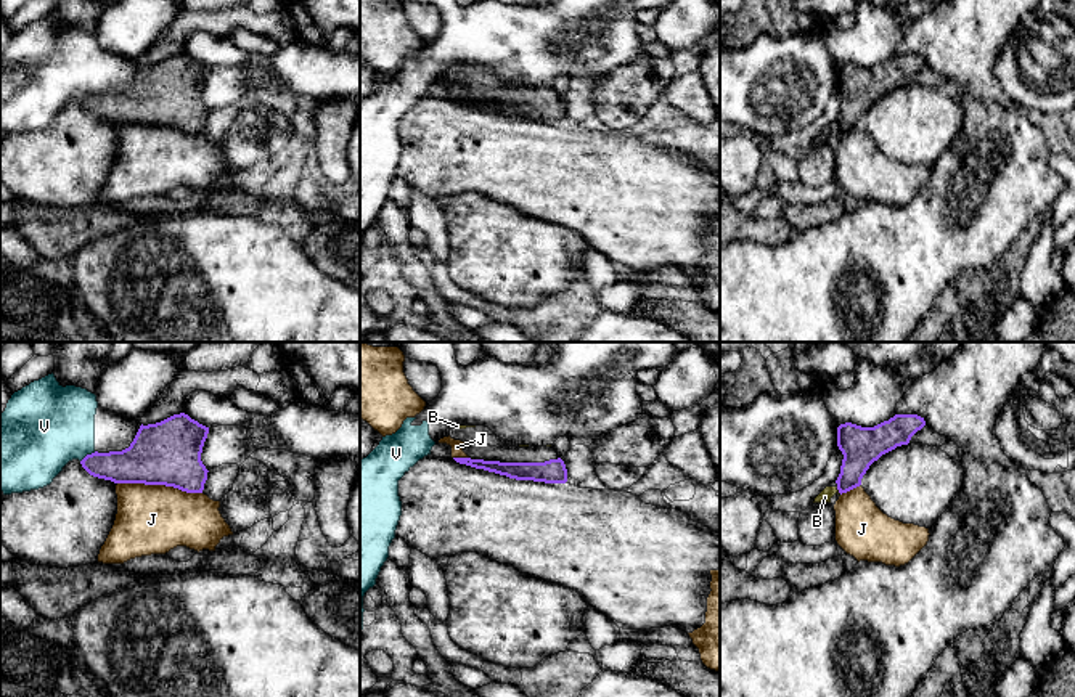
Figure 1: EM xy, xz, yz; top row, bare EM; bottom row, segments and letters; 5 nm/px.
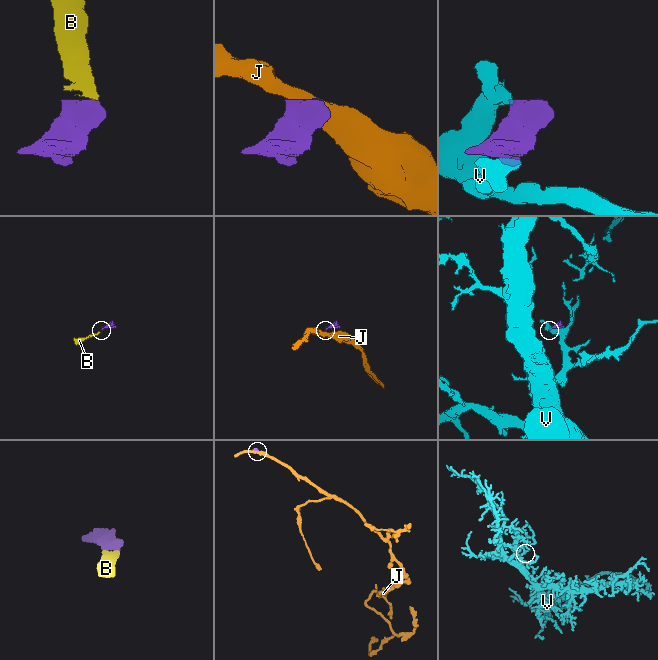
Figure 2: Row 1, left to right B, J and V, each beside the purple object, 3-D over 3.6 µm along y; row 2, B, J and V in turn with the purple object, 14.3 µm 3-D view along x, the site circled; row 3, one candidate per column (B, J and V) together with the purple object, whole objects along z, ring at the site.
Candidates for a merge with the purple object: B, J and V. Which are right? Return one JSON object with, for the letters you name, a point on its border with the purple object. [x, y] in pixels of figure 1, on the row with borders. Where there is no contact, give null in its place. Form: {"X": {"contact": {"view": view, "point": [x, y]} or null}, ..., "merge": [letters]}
{"B": {"contact": {"view": "yz", "point": [837, 489]}}, "merge": ["B"]}

